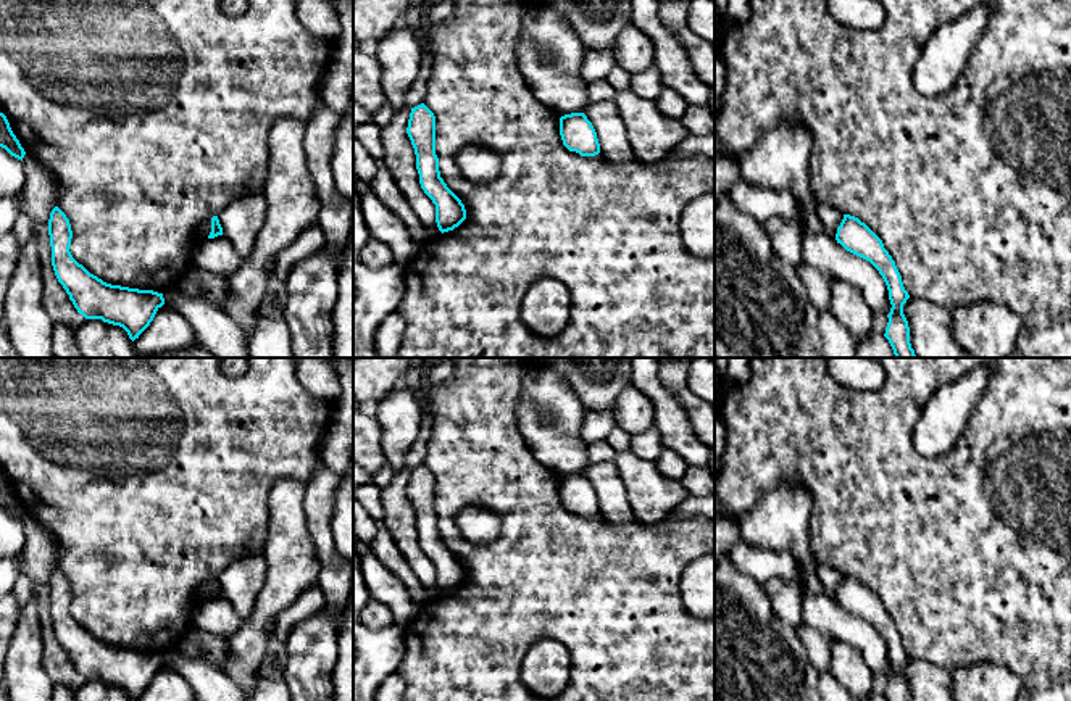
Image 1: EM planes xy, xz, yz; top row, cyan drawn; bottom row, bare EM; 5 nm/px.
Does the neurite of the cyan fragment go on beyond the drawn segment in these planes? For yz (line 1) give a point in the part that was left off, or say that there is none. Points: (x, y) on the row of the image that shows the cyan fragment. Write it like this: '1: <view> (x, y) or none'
1: none

